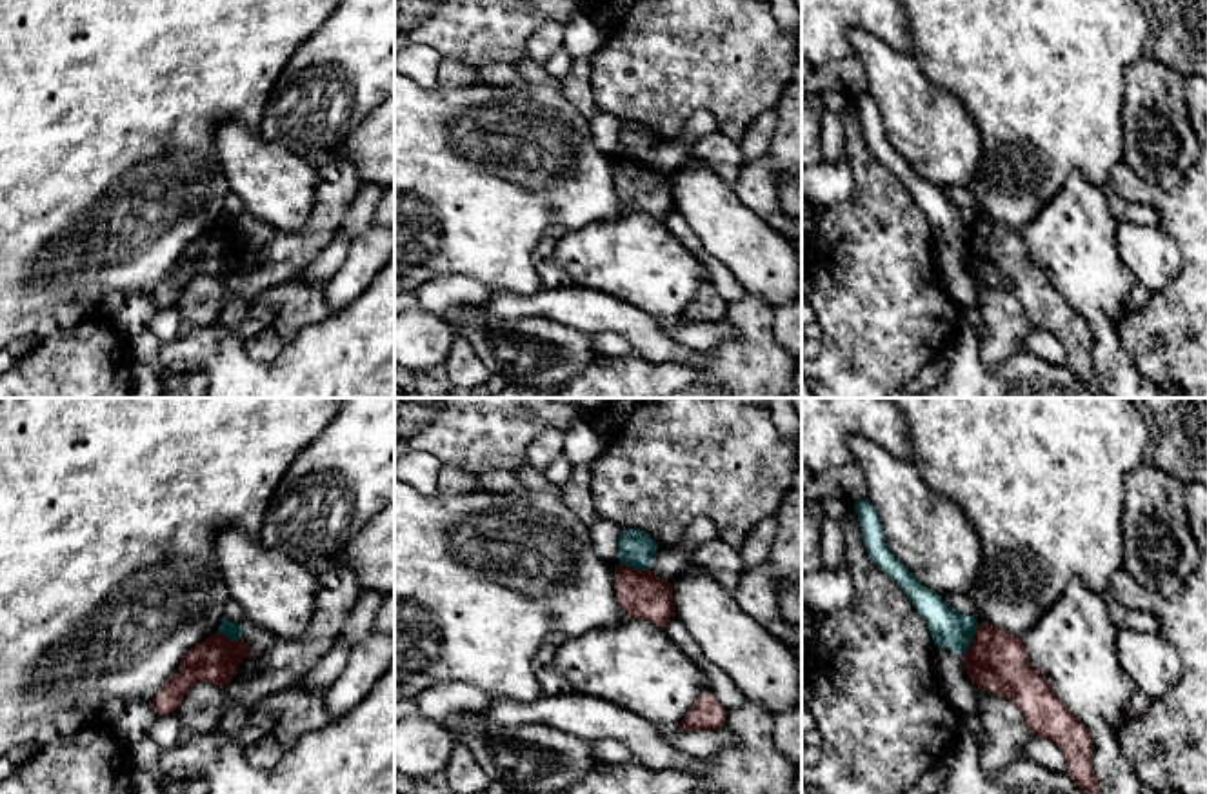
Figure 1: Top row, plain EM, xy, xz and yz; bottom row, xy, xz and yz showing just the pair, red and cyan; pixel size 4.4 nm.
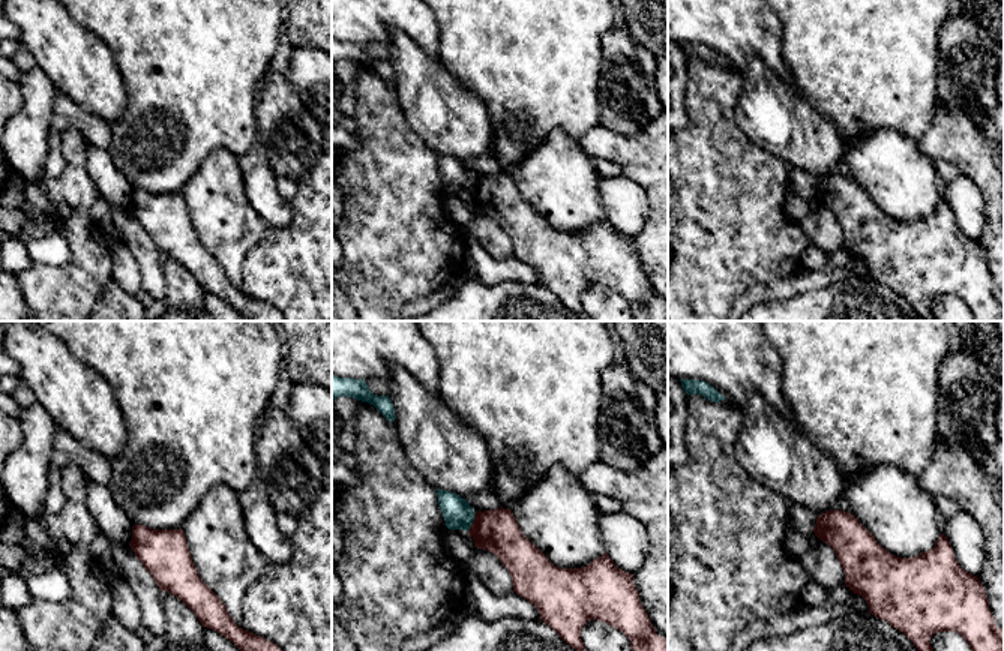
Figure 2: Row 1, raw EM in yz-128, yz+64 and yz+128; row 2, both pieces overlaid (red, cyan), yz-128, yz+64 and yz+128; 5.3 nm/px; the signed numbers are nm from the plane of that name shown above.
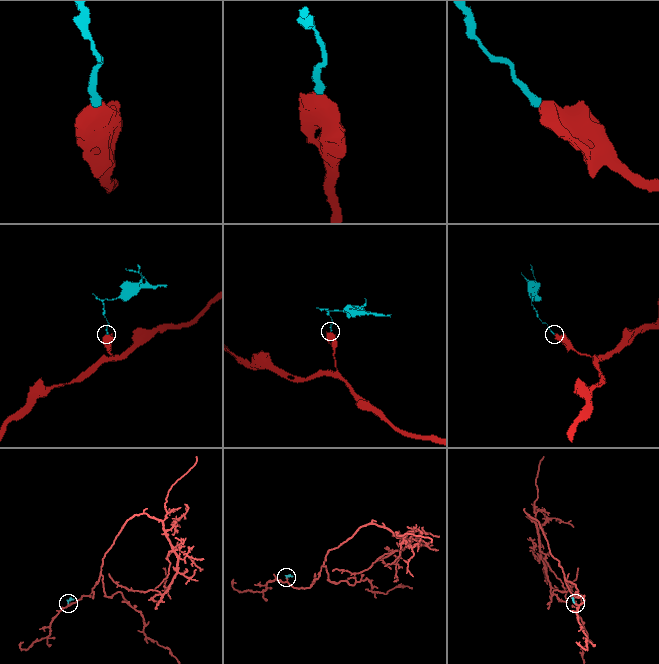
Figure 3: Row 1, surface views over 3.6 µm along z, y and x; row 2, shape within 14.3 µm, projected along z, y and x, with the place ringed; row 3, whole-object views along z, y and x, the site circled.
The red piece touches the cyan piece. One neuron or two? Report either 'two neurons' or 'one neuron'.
two neurons

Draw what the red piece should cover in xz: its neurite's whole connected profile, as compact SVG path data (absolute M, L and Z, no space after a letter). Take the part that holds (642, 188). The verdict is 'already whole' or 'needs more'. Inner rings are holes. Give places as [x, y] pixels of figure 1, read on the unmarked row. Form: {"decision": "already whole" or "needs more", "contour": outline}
{"decision": "already whole", "contour": "M616 158L614 182L618 198L629 211L647 213L665 222L667 214L676 209L669 174L651 164Z"}

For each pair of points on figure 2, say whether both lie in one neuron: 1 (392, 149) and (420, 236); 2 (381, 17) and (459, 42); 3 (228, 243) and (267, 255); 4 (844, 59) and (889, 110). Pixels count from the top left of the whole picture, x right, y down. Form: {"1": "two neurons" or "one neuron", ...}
{"1": "one neuron", "2": "two neurons", "3": "two neurons", "4": "one neuron"}

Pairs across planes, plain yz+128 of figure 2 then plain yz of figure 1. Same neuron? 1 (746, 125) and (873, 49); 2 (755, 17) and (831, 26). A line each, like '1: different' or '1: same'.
1: same
2: same

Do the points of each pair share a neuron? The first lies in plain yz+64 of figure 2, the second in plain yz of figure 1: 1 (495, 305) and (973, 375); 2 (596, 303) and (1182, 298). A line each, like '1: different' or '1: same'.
1: same
2: different

